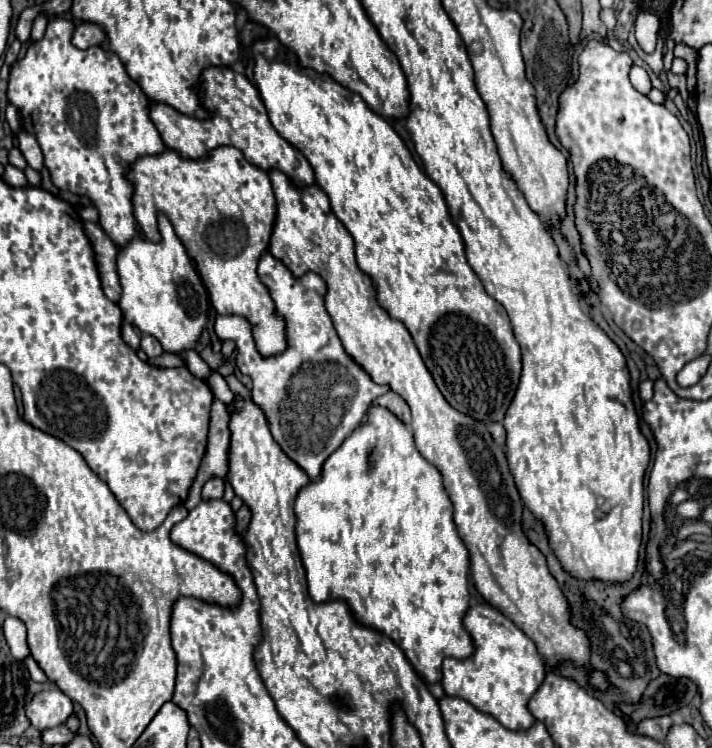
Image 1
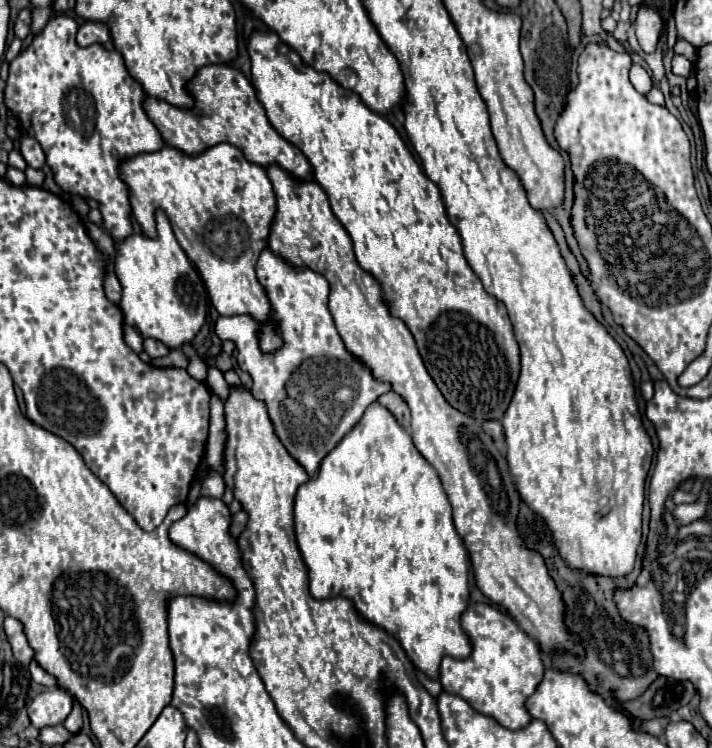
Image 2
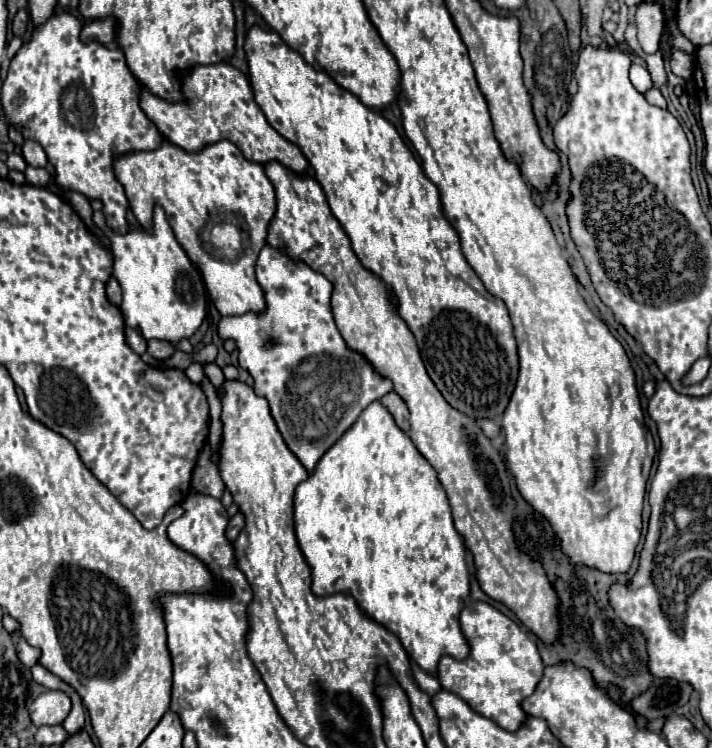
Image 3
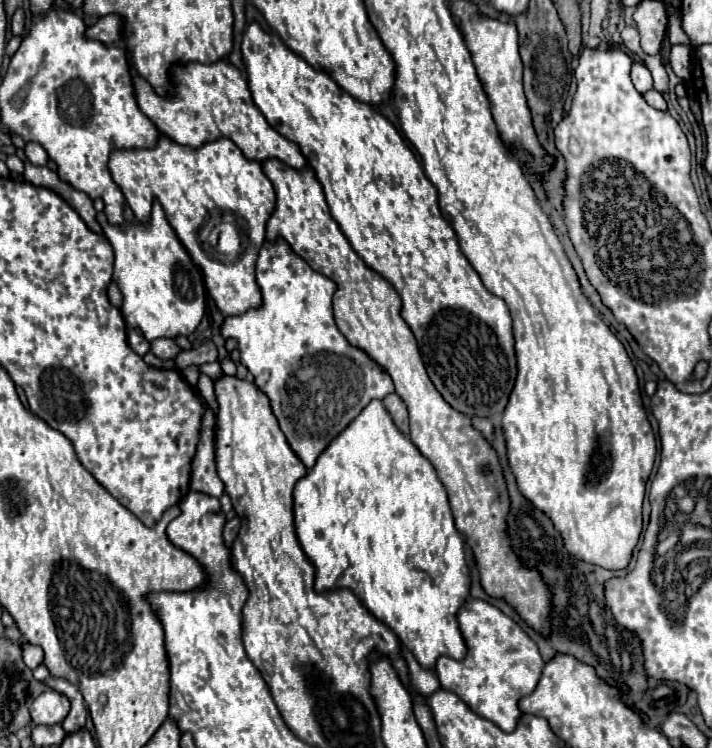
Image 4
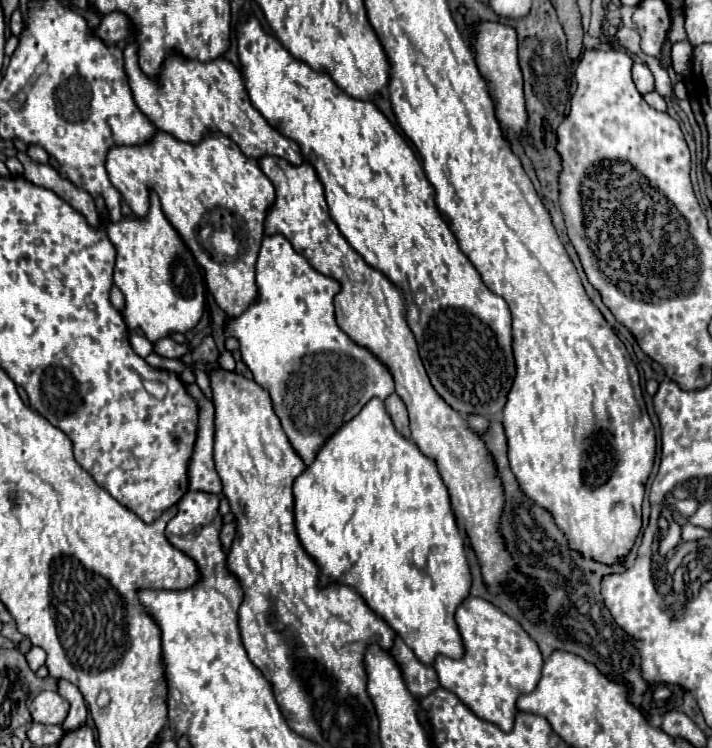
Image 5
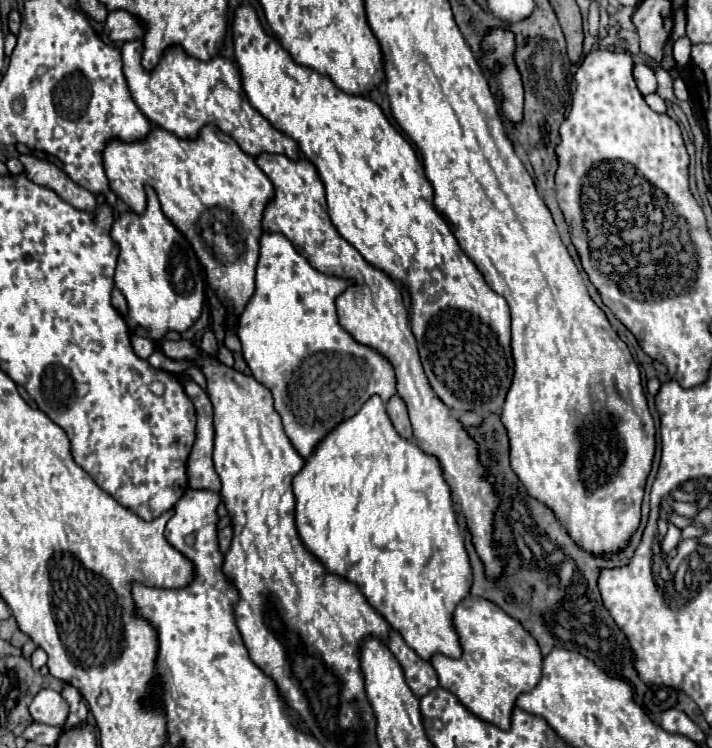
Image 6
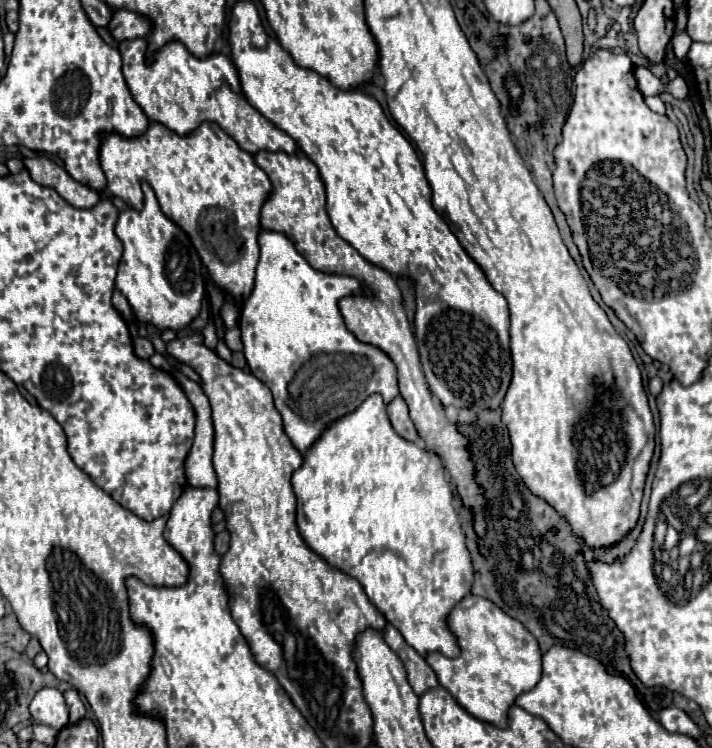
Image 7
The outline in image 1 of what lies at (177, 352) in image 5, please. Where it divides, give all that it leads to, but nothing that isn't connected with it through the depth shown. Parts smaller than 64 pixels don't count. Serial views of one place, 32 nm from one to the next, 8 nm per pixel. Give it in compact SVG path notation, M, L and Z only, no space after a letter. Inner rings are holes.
M142 336L142 350L144 350L150 358L164 354L162 344L160 344L156 338L152 338L152 336Z

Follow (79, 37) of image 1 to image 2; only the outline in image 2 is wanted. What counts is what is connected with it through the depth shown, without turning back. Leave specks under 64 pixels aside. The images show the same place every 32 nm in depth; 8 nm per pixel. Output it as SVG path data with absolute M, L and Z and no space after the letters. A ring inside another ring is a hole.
M84 22L78 30L76 36L80 46L90 46L90 44L108 44L110 42L110 28L104 22Z

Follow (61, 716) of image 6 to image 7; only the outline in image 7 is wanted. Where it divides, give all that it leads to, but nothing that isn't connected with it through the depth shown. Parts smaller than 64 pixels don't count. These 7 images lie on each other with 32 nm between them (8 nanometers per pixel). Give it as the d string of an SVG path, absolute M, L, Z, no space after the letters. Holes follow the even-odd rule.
M42 688L30 704L30 714L38 724L62 730L68 724L68 706L64 702L64 694L56 688Z

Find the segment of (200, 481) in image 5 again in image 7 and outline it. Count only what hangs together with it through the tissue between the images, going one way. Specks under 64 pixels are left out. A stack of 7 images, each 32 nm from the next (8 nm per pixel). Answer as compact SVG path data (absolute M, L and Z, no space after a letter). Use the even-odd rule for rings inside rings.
M174 370L172 376L182 386L190 404L196 410L196 438L184 462L186 480L190 486L196 486L196 488L216 488L218 478L214 476L214 468L212 468L214 426L212 426L212 416L210 416L210 402L206 400L206 394L202 392L198 382L186 378L178 370Z

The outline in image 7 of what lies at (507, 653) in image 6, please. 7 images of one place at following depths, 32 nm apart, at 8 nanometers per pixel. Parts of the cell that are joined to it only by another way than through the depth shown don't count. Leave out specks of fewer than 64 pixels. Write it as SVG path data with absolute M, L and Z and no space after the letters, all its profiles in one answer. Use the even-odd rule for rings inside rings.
M468 594L446 616L448 630L460 646L458 658L428 654L424 660L436 672L438 684L444 686L466 712L482 722L506 728L506 712L518 694L534 688L542 676L542 654L534 636L506 616L494 602Z

